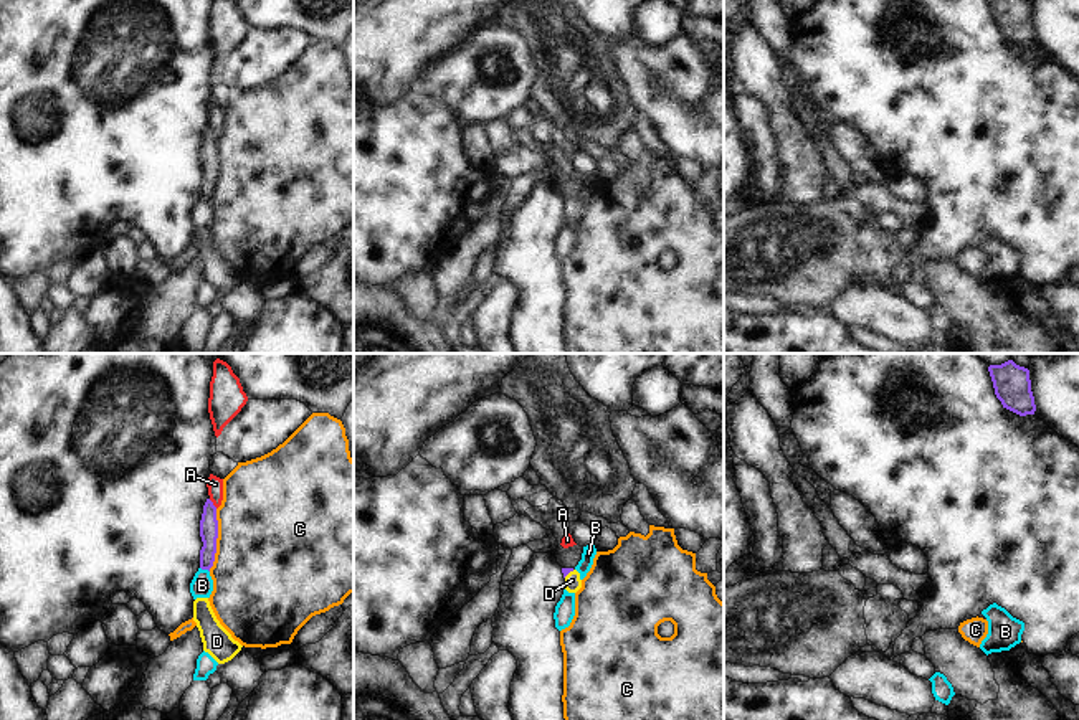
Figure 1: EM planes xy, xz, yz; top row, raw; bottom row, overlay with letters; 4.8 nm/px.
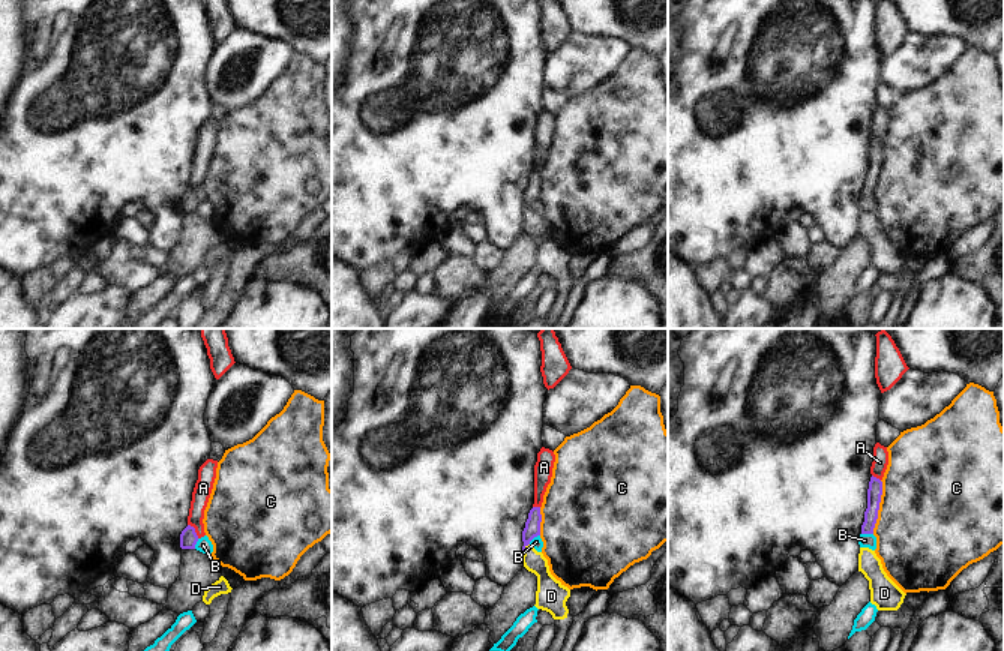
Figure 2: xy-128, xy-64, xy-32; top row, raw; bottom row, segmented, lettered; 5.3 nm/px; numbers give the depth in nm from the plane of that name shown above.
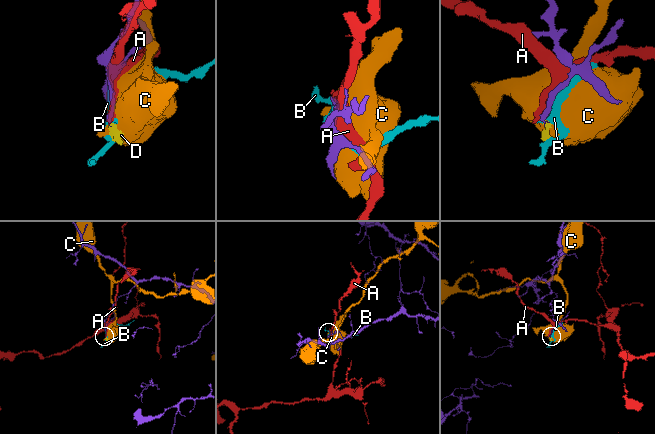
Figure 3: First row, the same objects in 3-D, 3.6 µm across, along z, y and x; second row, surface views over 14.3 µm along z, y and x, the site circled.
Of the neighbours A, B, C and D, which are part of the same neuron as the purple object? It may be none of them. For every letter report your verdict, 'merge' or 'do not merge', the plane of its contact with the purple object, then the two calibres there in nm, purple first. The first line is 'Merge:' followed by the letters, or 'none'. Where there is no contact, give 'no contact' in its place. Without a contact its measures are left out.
Merge: D
A: do not merge; meets purple in xy; 100 nm thick on the purple side, 80 nm on the other
B: do not merge; meets purple in xy; 100 nm thick on the purple side, 110 nm on the other
C: do not merge; meets purple in xy; 100 nm thick on the purple side, 480 nm on the other
D: merge; meets purple in xz; 40 nm thick on the purple side, 80 nm on the other

